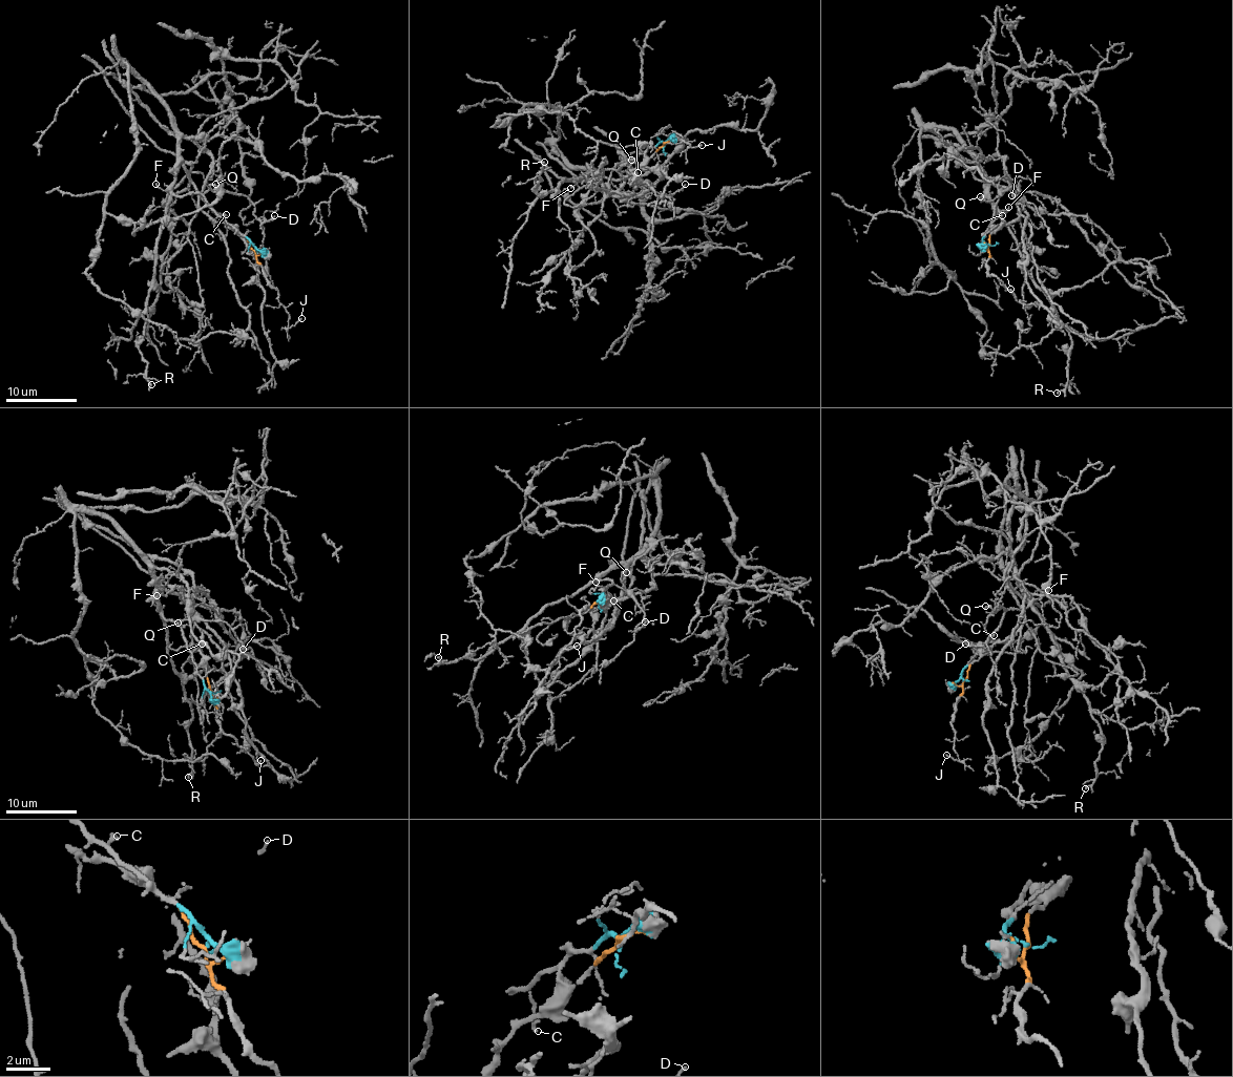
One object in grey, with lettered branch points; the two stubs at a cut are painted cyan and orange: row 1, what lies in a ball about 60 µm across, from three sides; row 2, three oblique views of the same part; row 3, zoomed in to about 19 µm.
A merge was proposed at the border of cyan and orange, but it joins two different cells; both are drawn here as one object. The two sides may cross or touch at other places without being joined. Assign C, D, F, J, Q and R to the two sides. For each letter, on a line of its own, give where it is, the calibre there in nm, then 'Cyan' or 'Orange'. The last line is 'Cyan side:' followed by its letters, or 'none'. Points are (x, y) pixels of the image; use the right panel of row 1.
C: Place: (1002, 215). Thickness 140 nm. Cyan
D: Place: (1011, 195). Thickness 80 nm. Cyan
F: Place: (1008, 207). Thickness 120 nm. Cyan
J: Place: (1010, 289). Thickness 120 nm. Orange
Q: Place: (980, 196). Thickness 170 nm. Cyan
R: Place: (1057, 393). Thickness 160 nm. Cyan
Cyan side: C, D, F, Q, R

